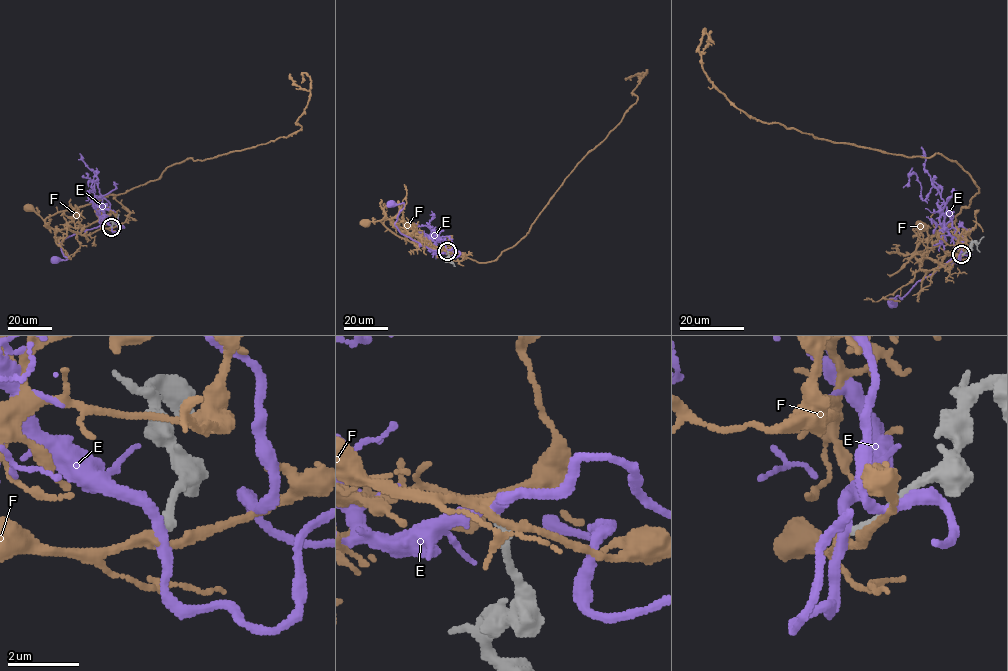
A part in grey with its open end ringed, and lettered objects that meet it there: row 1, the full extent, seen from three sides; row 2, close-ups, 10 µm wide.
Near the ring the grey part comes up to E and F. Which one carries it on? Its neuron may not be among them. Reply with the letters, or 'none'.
F

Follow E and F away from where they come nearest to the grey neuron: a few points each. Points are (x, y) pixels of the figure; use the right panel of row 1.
E: (961, 254), (964, 246), (960, 255), (920, 279), (892, 303)
F: (961, 254), (945, 266), (929, 258), (917, 258), (914, 251), (918, 231), (923, 228), (920, 225)

